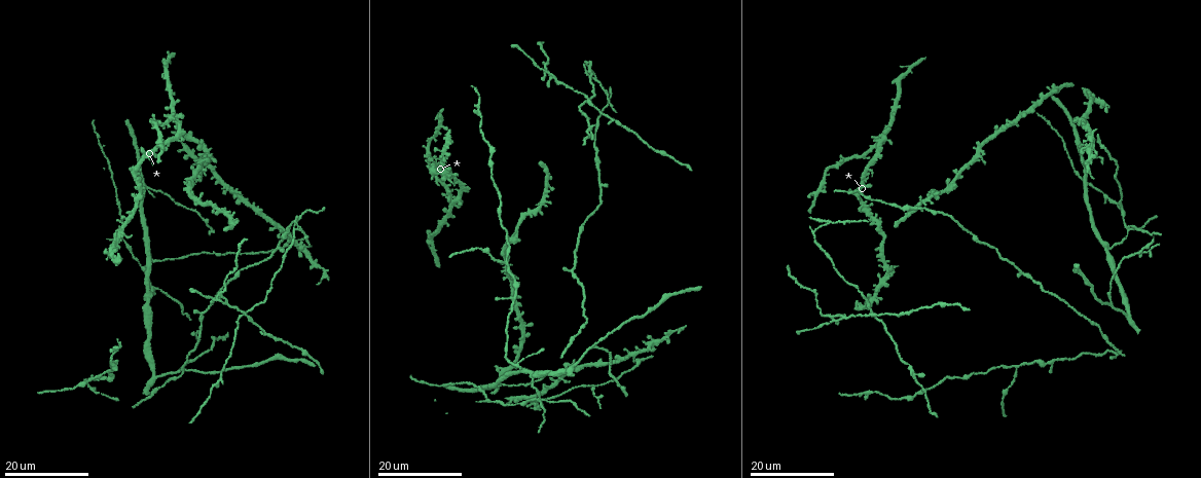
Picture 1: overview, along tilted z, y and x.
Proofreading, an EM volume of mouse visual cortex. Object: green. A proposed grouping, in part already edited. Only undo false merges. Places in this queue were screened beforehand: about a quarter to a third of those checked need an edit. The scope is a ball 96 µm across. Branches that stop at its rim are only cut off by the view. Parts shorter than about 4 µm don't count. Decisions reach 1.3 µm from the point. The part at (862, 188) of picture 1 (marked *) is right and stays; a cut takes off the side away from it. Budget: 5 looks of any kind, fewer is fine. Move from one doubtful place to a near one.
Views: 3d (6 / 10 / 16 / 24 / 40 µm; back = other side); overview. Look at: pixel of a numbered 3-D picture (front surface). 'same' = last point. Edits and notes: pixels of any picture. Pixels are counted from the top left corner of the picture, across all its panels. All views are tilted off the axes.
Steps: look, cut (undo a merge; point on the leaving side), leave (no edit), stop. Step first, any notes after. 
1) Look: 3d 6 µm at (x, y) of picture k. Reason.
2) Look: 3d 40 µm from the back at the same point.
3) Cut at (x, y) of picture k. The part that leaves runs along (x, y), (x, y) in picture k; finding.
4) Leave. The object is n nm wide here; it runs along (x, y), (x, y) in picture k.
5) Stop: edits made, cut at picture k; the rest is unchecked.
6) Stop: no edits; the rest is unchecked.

Look: 3d 16 µm at (558, 82) of picture 1. Branch point.

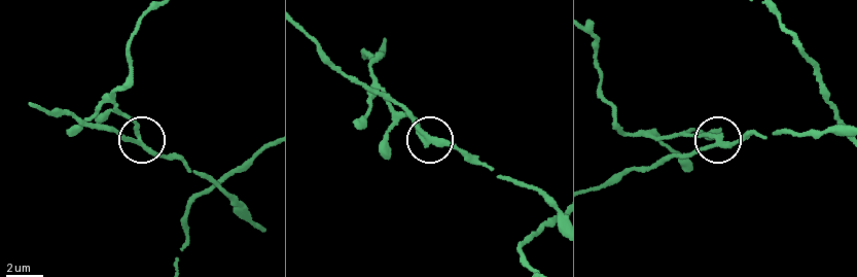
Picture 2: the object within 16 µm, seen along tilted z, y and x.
Look: 3d 10 µm at (137, 141) of picture 2. Closer look.

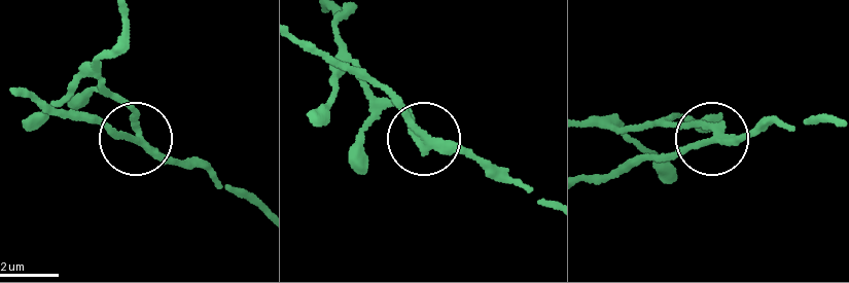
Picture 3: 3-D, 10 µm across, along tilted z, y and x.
Look: 3d 10 µm from the back at (713, 135) of picture 3. From behind.

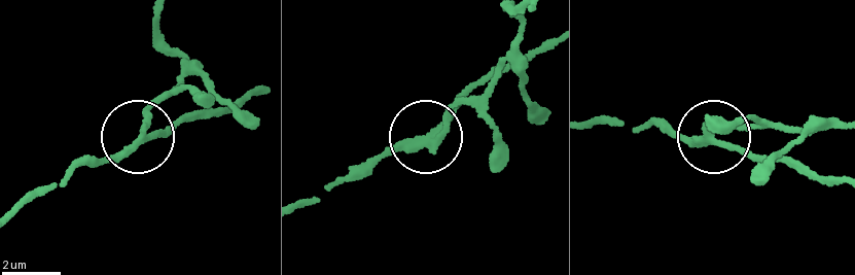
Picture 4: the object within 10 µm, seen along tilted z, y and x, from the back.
Cut at (450, 111) of picture 4. 3 arms meet here; a second cell is stuck on.

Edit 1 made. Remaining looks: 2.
Look: 3d 16 µm at (591, 345) of picture 1. Arms part here.

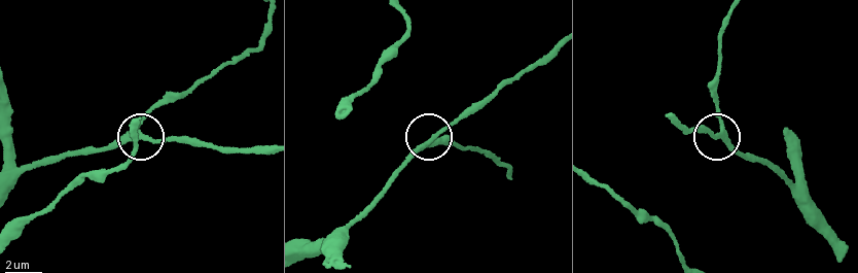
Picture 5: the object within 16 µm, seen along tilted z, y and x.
Look: 3d 10 µm at (724, 128) of picture 5.

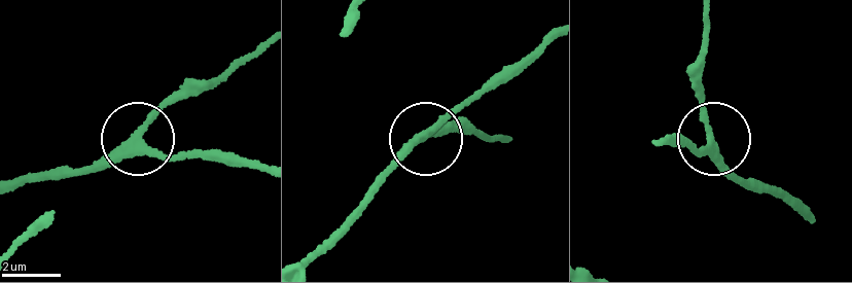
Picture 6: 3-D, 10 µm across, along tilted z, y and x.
Leave. It runs along (12, 183), (111, 161), (192, 81) in picture 6; all the same cell.

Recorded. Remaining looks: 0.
Stop: edits made, cut at picture 4; the rest is unchecked.

